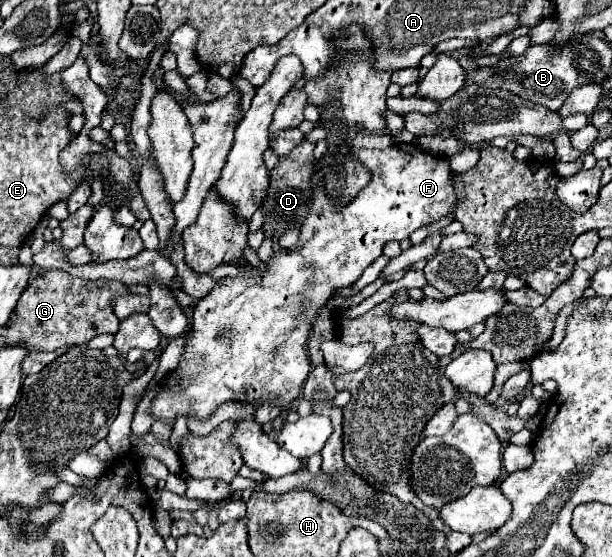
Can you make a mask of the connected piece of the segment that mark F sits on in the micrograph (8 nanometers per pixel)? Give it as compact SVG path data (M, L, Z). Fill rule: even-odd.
M389 145L387 149L357 149L357 159L367 165L371 169L371 175L373 175L373 181L361 191L361 195L357 195L357 199L353 199L353 203L349 203L347 207L343 209L335 209L331 205L331 201L325 197L325 193L319 189L319 179L317 179L317 189L313 193L313 205L311 205L311 213L309 213L309 219L303 223L301 227L301 237L299 237L299 243L289 249L287 253L275 253L275 259L269 263L269 271L261 271L257 267L251 267L251 271L243 273L241 277L225 277L221 283L217 283L211 293L207 297L203 297L195 309L193 309L193 327L191 331L185 335L185 345L183 345L183 359L179 363L179 367L175 371L181 371L181 381L177 385L169 385L167 381L163 381L159 387L157 387L157 395L153 397L151 401L151 415L155 421L163 421L167 425L175 425L177 417L187 417L187 419L199 419L199 421L207 421L219 405L223 403L229 403L229 401L245 401L245 403L275 403L281 407L281 411L287 411L291 407L291 403L299 397L301 393L301 387L303 387L303 381L307 379L307 373L311 371L311 363L307 361L307 351L305 351L305 343L307 343L307 337L309 337L309 331L311 331L311 325L313 325L313 319L319 311L321 305L325 305L331 295L333 295L333 289L337 287L347 287L351 283L355 283L361 273L365 271L365 267L369 267L381 253L383 253L383 247L387 241L401 241L405 237L409 237L415 229L419 227L425 227L437 219L443 219L451 209L453 209L453 203L457 201L457 195L455 195L455 189L453 189L453 171L449 167L449 161L443 159L443 157L437 157L433 153L428 153L419 146L407 147L407 145Z

